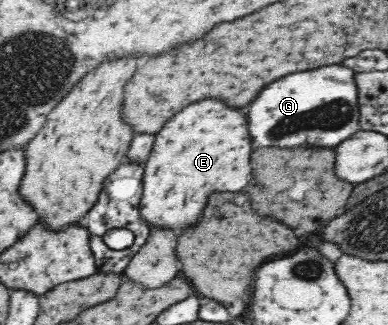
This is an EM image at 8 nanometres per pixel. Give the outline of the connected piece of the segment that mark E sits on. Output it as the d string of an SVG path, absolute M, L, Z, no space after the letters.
M213 98L193 102L191 106L175 114L171 122L163 125L159 134L156 133L153 149L144 166L141 214L151 226L171 228L175 230L175 234L179 234L177 230L183 230L201 218L211 192L239 192L249 184L252 178L252 166L249 160L253 152L254 147L251 144L245 114Z

